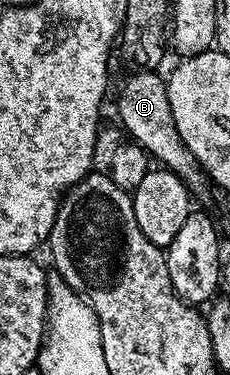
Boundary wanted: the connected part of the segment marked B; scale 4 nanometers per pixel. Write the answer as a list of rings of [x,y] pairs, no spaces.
[[[141,69],[133,72],[126,79],[122,92],[118,95],[118,119],[122,127],[127,131],[129,138],[143,147],[151,158],[158,159],[163,168],[181,177],[191,192],[198,193],[202,186],[207,186],[208,176],[202,170],[202,166],[192,157],[192,153],[184,145],[176,125],[172,121],[172,105],[168,105],[168,93],[163,76],[158,76],[157,70],[143,71]]]

